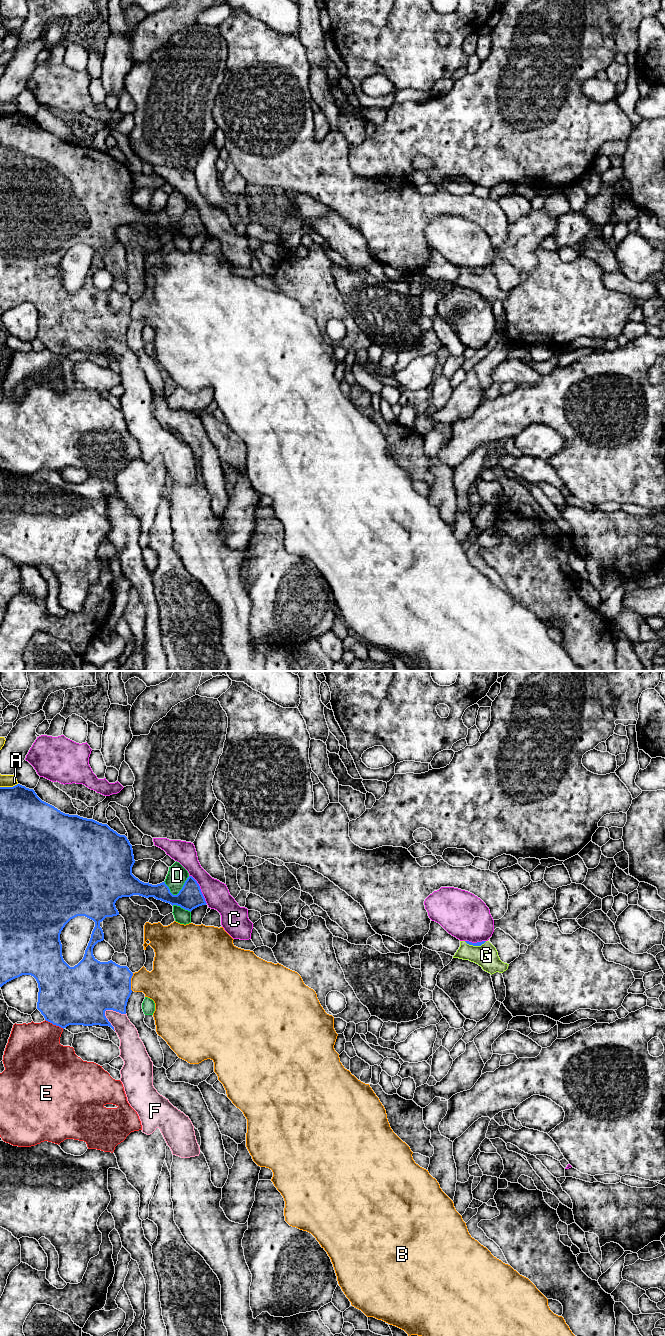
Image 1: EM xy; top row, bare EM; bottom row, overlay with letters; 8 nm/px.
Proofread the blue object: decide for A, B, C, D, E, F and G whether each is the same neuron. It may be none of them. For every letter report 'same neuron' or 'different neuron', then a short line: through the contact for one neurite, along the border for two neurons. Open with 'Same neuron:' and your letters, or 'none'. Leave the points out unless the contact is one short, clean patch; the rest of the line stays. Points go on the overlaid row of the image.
Same neuron: G
A: different neuron
B: different neuron
C: different neuron
D: different neuron
E: different neuron
F: different neuron
G: same neuron; line xy (470, 943), (475, 945), (486, 955)

